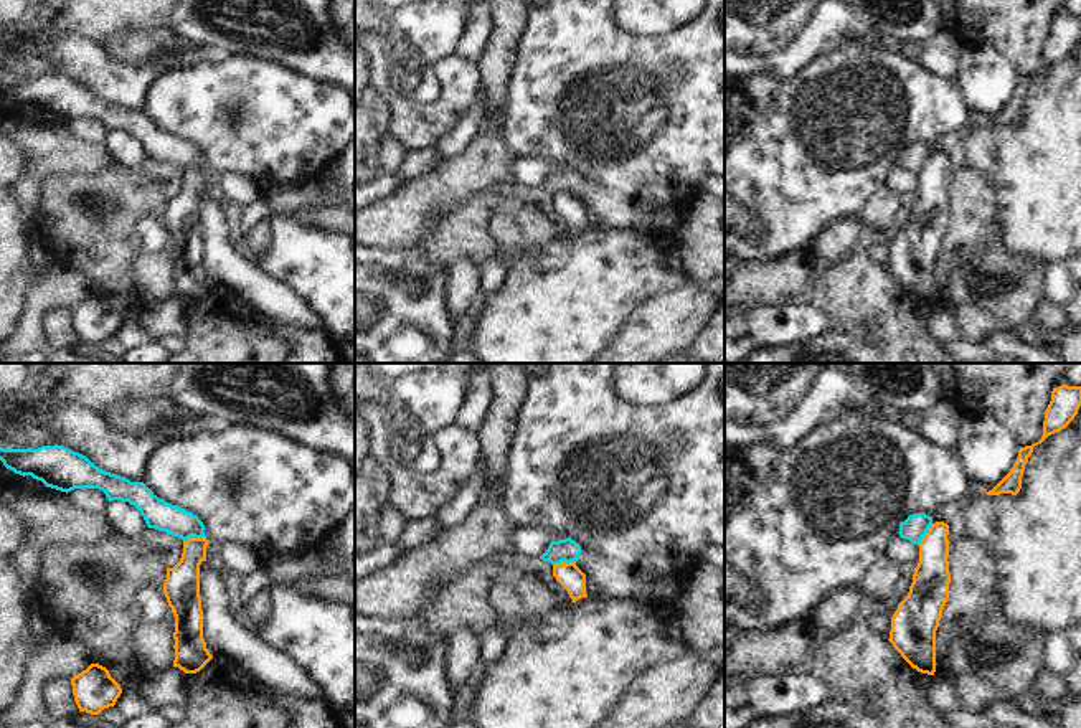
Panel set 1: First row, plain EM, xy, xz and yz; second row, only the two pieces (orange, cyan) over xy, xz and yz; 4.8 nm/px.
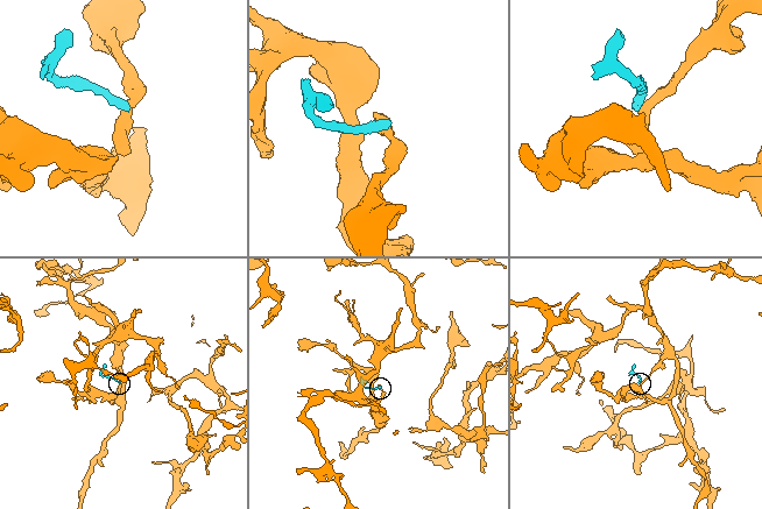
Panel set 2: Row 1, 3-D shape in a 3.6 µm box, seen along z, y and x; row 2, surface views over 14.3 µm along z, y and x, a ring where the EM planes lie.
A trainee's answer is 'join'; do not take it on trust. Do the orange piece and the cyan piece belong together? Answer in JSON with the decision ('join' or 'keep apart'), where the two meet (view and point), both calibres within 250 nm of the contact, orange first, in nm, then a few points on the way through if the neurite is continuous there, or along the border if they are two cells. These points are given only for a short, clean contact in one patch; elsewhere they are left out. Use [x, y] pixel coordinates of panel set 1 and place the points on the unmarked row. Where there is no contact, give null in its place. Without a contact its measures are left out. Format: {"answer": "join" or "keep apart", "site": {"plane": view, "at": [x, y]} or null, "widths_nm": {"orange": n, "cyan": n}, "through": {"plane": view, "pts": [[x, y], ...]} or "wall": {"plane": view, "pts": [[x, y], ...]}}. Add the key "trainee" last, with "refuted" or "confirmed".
{"answer": "keep apart", "site": {"plane": "xz", "at": [563, 192]}, "widths_nm": {"orange": 120, "cyan": 120}, "wall": {"plane": "xz", "pts": [[575, 190], [553, 195]]}, "trainee": "refuted"}

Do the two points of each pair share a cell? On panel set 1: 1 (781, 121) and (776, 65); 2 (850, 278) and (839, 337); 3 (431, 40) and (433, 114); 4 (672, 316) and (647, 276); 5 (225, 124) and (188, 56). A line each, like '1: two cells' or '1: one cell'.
1: two cells
2: one cell
3: two cells
4: two cells
5: two cells

